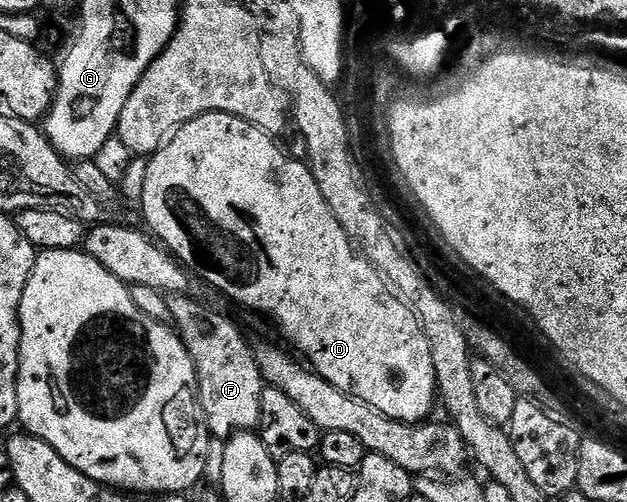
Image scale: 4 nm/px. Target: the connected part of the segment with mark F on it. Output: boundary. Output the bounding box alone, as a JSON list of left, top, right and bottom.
[165,292,266,441]

